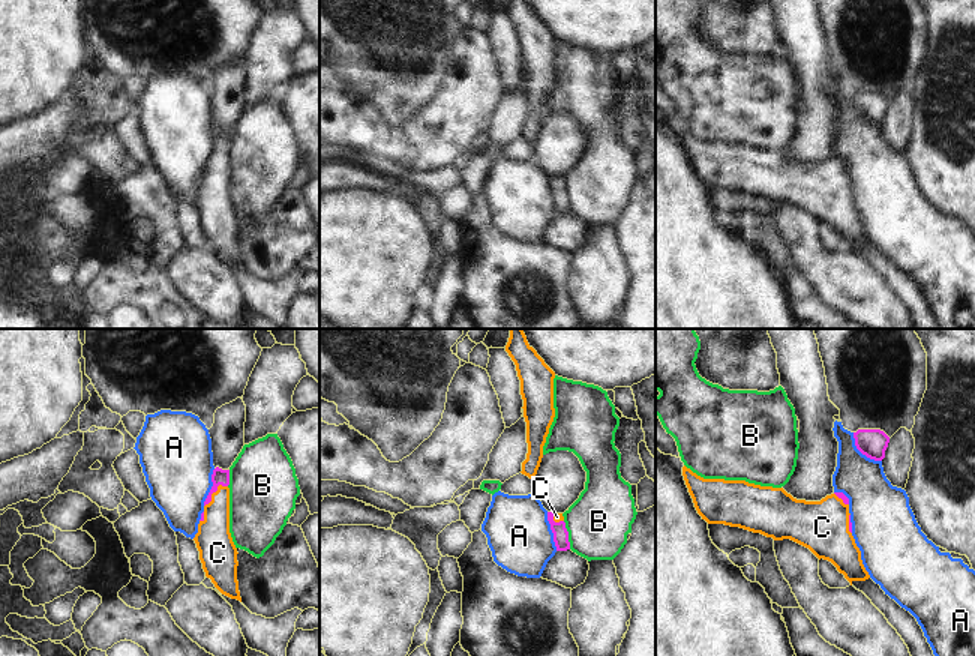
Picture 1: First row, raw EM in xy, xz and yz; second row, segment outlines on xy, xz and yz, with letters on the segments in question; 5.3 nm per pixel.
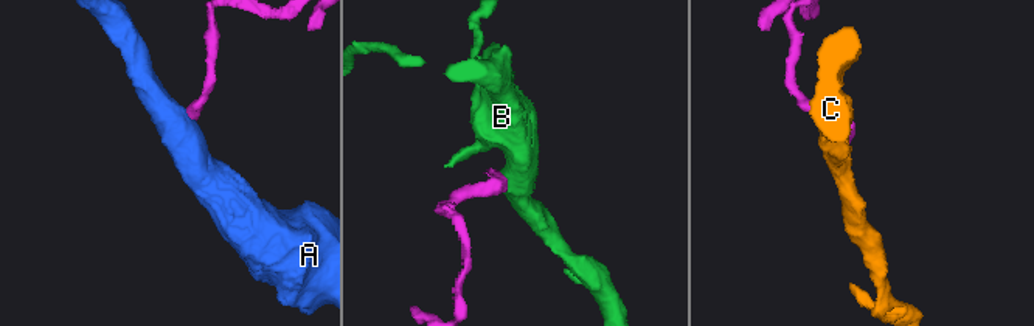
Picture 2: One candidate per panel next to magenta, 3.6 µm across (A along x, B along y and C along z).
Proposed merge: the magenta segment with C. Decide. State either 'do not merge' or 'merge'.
merge

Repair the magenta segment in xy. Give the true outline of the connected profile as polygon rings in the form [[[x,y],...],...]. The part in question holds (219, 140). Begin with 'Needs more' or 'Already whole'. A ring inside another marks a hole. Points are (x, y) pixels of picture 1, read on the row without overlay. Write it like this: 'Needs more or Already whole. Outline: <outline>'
Needs more. Outline: [[[216,131],[212,146],[194,204],[206,240],[222,258],[242,266],[237,245],[238,216],[230,197],[230,134]]]

